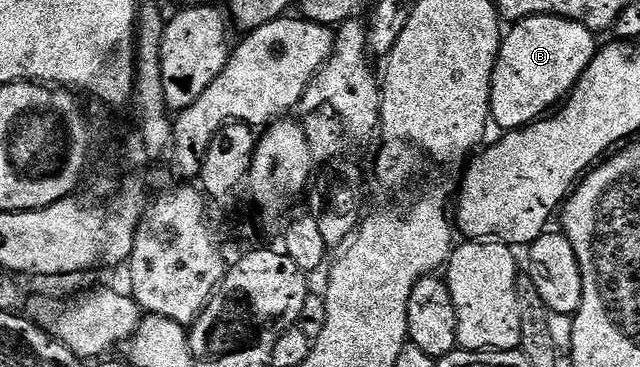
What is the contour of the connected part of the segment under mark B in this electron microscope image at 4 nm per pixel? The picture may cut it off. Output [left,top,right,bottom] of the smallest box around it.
[490,16,597,130]

